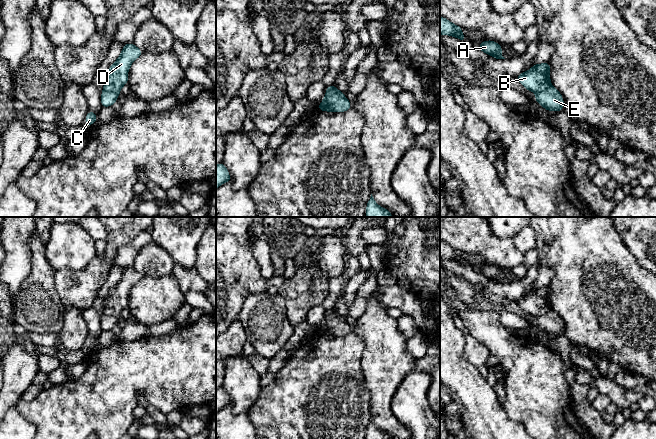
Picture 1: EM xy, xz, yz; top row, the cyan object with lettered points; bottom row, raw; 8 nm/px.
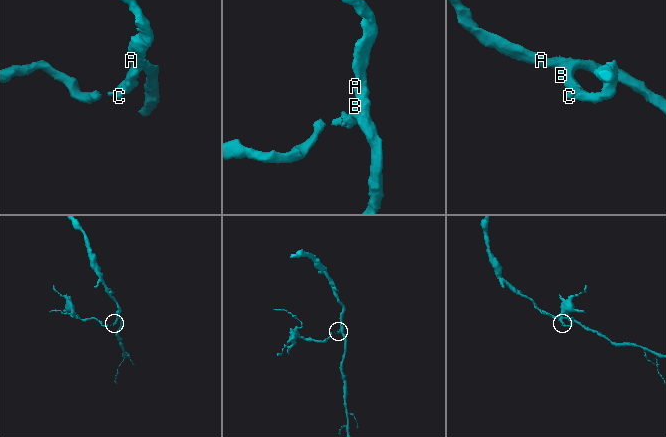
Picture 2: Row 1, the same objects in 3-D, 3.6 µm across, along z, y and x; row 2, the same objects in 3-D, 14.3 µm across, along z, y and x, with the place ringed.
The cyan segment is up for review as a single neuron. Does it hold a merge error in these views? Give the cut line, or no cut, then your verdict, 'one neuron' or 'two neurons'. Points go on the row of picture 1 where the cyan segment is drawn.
yz (551, 85), (536, 93) | two neurons

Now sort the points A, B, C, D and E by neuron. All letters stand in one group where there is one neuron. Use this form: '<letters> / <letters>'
A B D / C E

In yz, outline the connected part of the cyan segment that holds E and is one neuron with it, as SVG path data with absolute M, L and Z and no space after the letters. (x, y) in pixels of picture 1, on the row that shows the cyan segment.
M552 85L549 86L546 90L536 93L535 100L549 112L563 111L563 97L560 92Z

